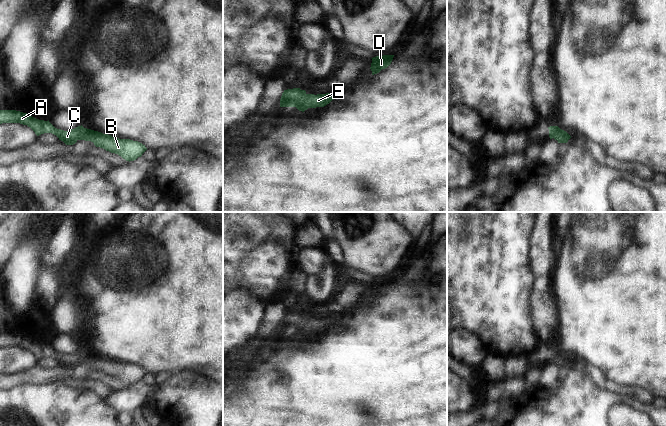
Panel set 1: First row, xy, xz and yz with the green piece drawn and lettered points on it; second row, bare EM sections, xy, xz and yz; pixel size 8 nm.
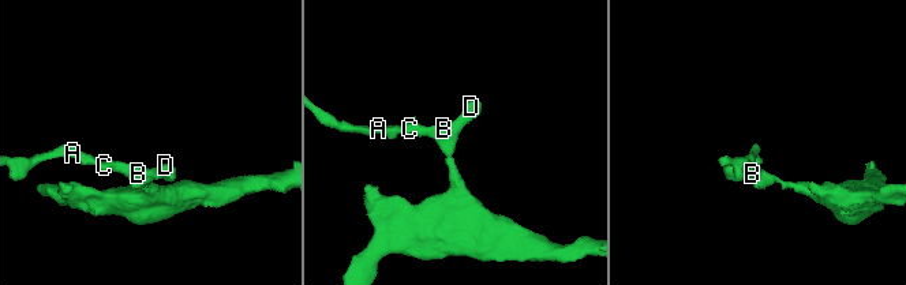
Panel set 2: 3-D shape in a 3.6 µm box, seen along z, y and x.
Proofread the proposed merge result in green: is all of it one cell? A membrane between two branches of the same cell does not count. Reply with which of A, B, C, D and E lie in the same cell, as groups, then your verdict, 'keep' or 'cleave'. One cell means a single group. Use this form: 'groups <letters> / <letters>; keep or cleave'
groups A B C D E; keep

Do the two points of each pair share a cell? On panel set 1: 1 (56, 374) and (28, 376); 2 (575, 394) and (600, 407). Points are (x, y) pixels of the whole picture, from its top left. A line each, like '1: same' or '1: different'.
1: same
2: same

